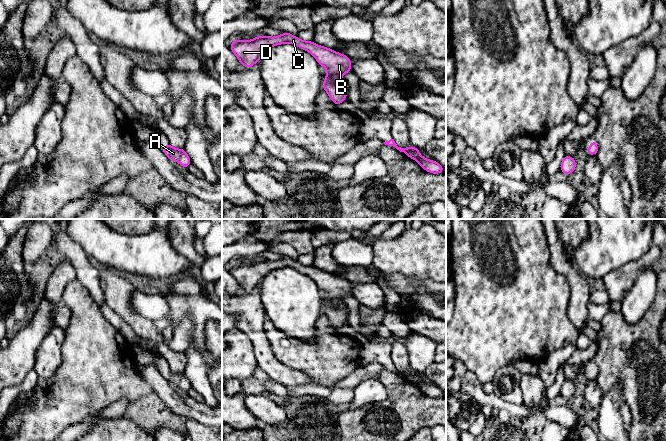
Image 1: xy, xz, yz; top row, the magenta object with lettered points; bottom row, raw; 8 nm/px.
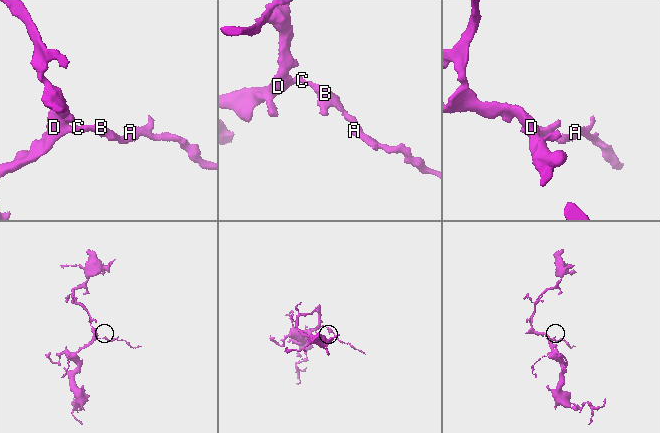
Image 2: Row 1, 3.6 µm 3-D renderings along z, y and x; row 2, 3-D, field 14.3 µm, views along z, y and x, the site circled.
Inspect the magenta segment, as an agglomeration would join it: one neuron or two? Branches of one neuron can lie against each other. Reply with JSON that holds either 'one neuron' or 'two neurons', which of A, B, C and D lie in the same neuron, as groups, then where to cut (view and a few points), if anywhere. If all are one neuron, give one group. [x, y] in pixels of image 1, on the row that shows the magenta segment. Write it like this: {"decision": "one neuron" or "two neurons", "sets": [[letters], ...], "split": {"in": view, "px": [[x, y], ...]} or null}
{"decision": "one neuron", "sets": [["A", "B", "C", "D"]], "split": null}

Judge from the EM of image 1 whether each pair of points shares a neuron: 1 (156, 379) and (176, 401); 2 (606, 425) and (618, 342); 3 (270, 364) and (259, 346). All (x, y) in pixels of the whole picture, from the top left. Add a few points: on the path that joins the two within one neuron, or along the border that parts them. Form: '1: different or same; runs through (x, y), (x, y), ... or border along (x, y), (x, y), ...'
1: same; runs through (159, 384), (171, 396)
2: different; border along (622, 383), (616, 382), (603, 394)
3: same; runs through (266, 360), (262, 350)

